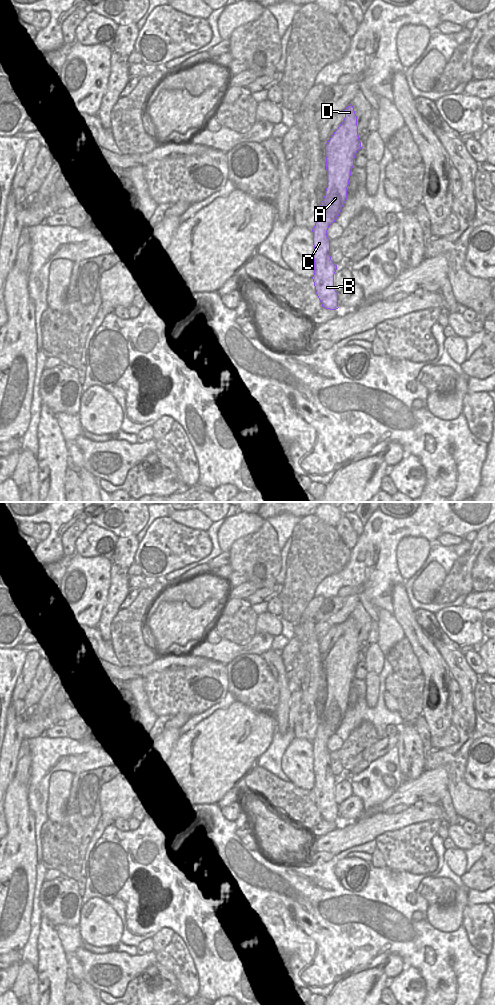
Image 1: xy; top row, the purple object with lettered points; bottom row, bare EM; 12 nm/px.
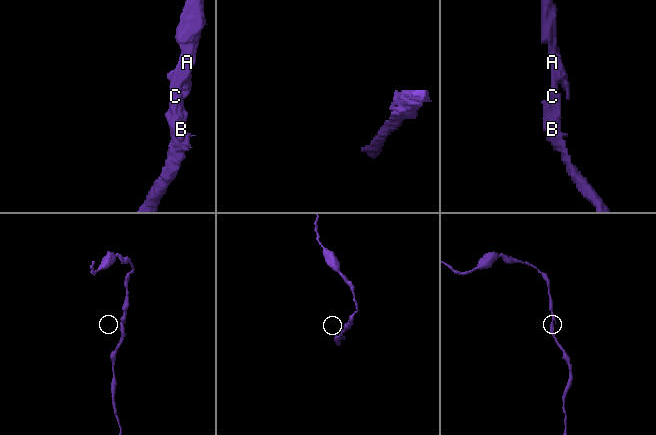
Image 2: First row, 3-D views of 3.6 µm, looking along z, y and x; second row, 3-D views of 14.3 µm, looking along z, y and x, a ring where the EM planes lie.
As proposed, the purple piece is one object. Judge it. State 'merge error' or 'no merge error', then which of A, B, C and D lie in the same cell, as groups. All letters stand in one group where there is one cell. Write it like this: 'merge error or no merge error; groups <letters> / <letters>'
no merge error; groups A B C D

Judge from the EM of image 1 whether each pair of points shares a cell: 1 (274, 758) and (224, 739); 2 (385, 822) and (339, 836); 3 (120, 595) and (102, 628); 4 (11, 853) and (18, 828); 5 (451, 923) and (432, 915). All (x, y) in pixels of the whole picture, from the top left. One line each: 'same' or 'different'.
1: different
2: same
3: same
4: same
5: same

